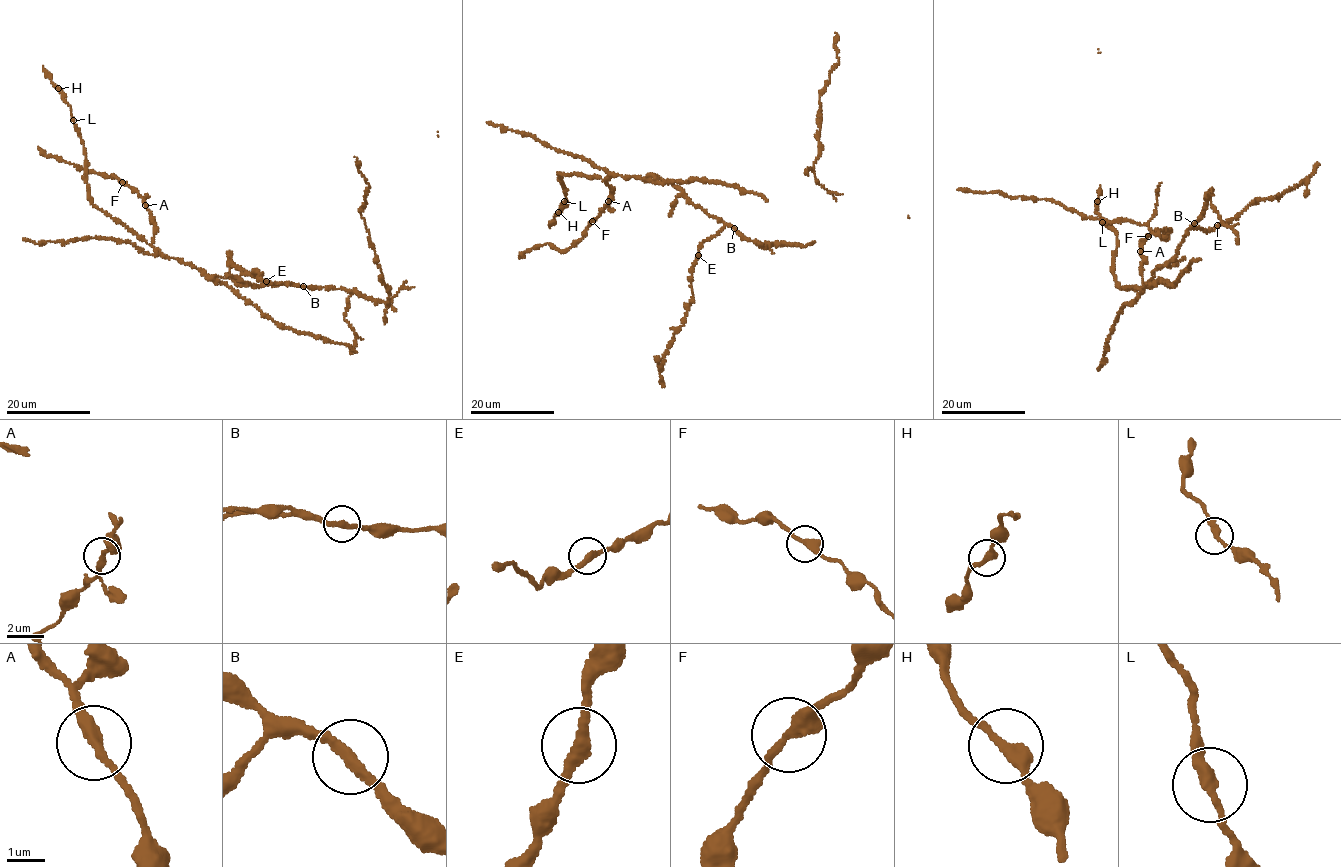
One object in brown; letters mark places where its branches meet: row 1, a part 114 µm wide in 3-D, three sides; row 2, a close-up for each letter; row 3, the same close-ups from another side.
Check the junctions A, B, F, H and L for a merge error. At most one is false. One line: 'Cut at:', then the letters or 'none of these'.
Cut at: B

